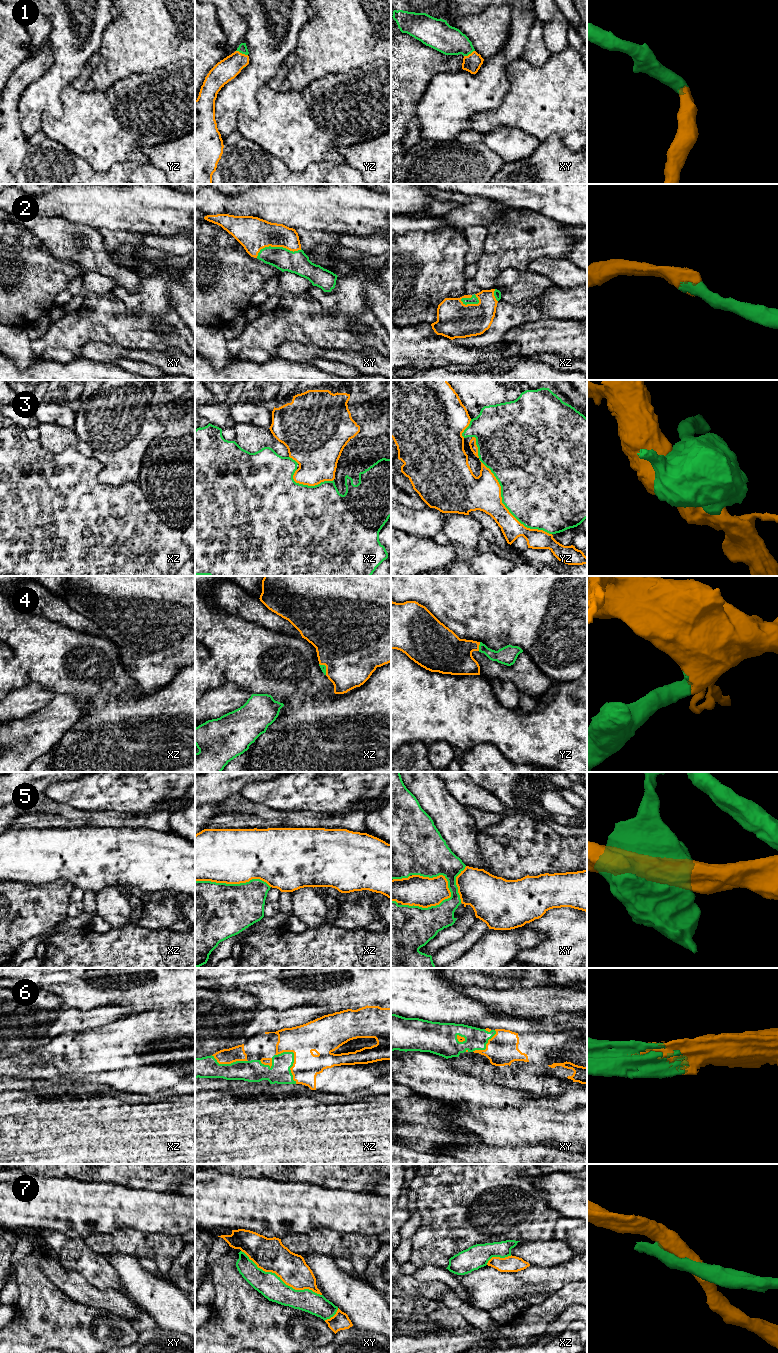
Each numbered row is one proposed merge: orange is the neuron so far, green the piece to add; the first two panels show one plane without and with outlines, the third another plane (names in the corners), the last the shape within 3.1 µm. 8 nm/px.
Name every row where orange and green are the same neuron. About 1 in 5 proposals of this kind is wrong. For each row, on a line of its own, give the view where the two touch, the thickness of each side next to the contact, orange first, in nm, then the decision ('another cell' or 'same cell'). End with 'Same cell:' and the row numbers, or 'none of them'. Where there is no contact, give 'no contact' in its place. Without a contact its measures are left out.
1: yz | 180/70 nm | same cell
2: xy | 260/180 nm | same cell
3: yz | 280/480 nm | another cell
4: yz | 320/150 nm | same cell
5: xy | 240/360 nm | another cell
6: xz | 240/170 nm | same cell
7: xy | 280/190 nm | another cell
Same cell: 1, 2, 4, 6

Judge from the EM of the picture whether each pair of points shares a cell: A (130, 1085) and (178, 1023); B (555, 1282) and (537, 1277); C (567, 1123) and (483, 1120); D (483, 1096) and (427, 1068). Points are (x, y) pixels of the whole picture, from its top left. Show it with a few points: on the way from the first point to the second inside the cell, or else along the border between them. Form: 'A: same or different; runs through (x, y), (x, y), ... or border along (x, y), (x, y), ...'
A: same; runs through (130, 1064), (130, 1047), (153, 1024), (157, 1024)
B: same; runs through (551, 1280), (541, 1279)
C: same; runs through (546, 1123), (504, 1123)
D: same; runs through (469, 1093), (462, 1092), (441, 1080)

